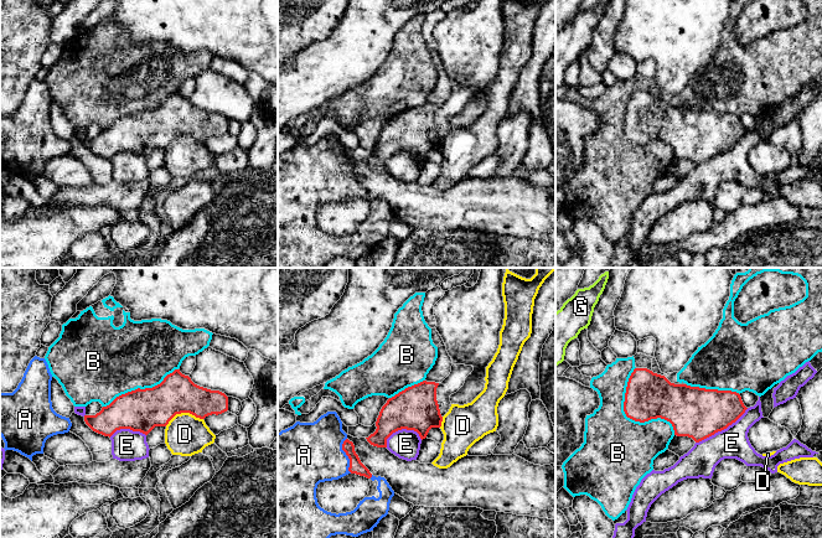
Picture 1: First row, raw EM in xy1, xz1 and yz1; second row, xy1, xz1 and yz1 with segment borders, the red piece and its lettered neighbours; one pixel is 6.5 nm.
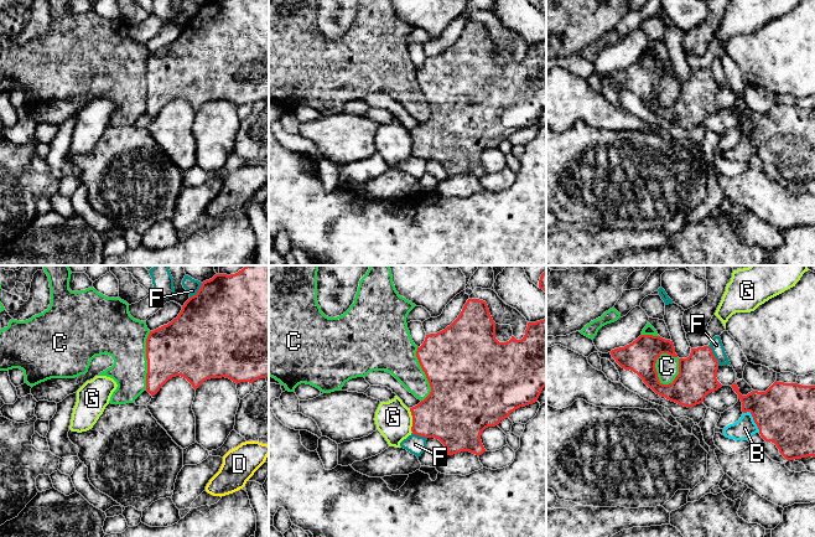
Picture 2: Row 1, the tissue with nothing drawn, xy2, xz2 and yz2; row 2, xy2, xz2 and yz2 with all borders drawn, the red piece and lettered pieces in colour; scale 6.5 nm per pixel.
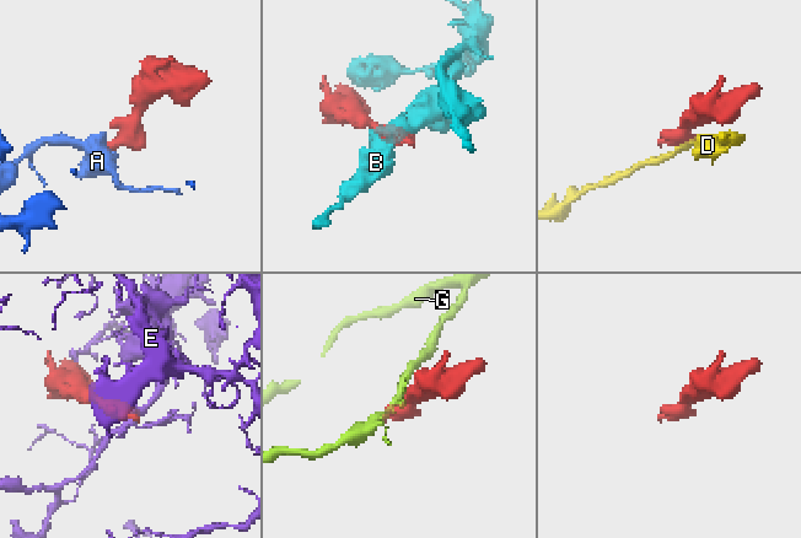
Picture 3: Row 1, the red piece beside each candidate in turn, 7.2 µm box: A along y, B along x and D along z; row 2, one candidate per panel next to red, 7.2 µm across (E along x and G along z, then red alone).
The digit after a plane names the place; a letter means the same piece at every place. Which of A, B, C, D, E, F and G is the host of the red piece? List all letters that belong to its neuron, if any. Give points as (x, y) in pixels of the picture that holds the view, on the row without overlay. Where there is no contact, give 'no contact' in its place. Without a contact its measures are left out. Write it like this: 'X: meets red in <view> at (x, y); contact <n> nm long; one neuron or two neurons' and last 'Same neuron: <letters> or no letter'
A: meets red in xz1 at (346, 176); contact 240 nm long; one neuron
B: meets red in yz1 at (630, 140); contact 500 nm long; two neurons
C: meets red in yz2 at (654, 89); contact 220 nm long; two neurons
D: meets red in xy1 at (184, 134); contact 260 nm long; two neurons
E: meets red in yz1 at (722, 151); contact 420 nm long; two neurons
F: meets red in yz2 at (714, 77); contact 150 nm long; two neurons
G: meets red in xz2 at (413, 143); contact 160 nm long; two neurons
Same neuron: A

